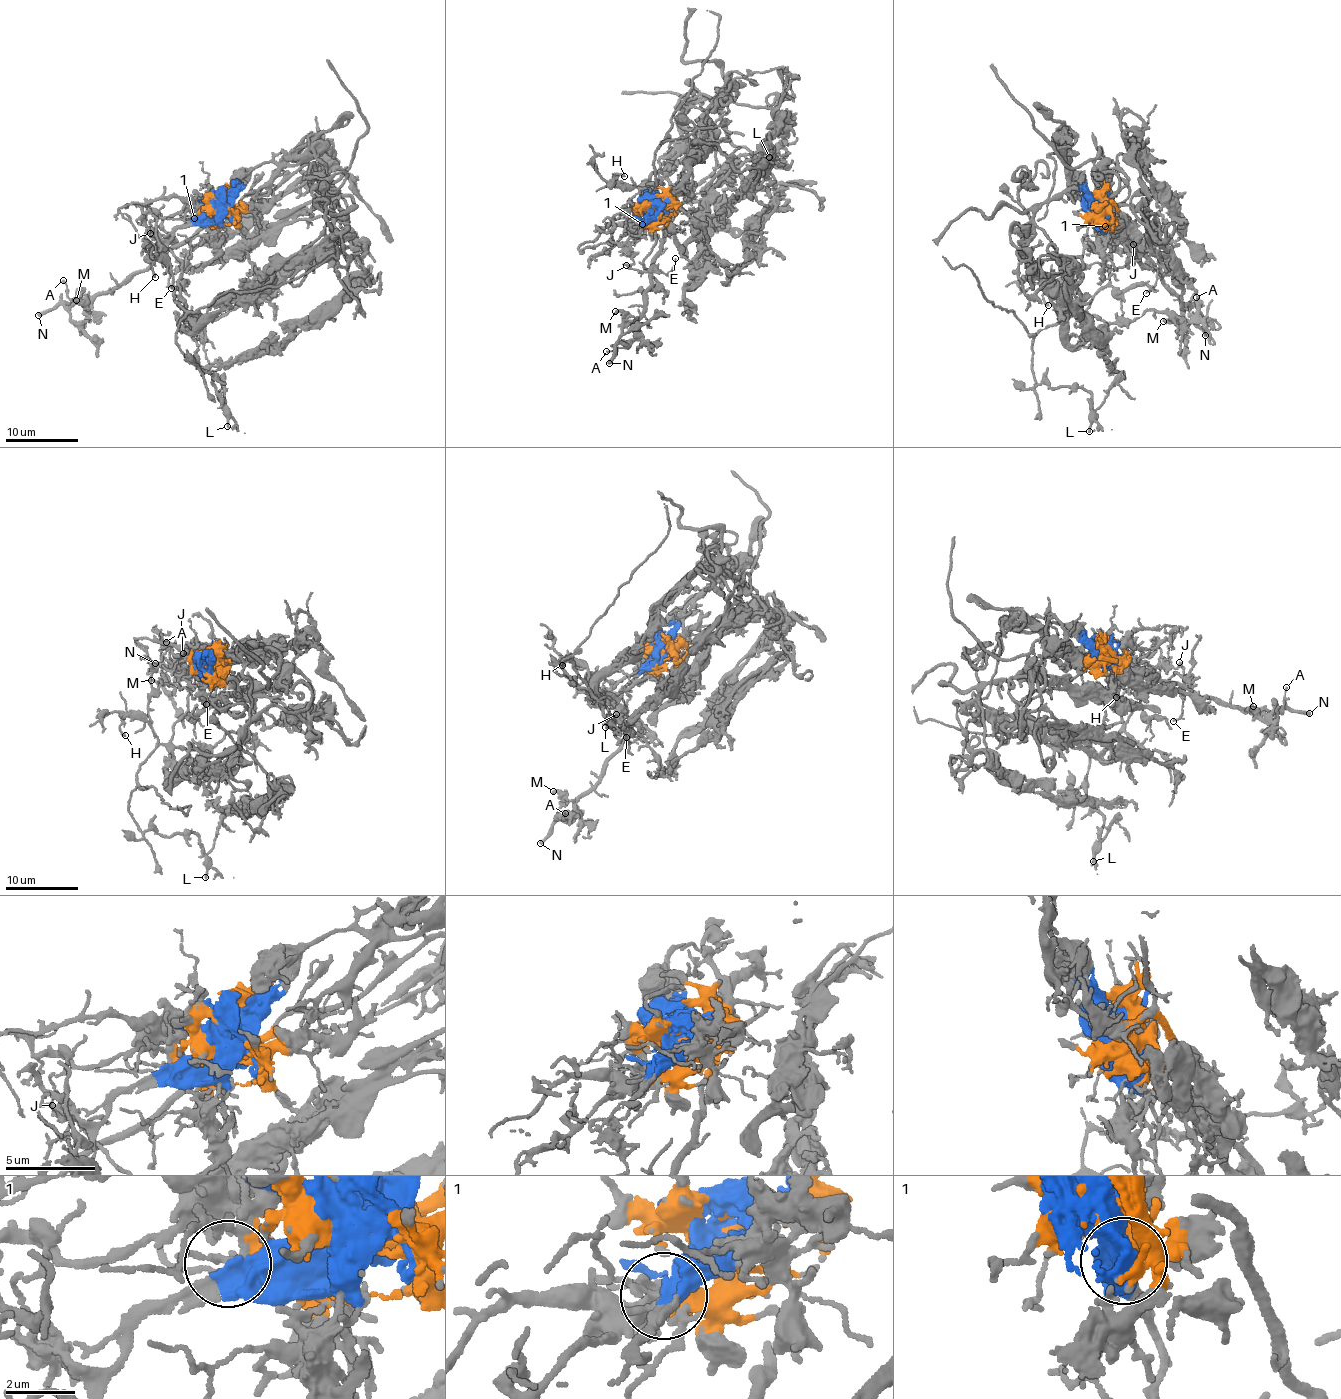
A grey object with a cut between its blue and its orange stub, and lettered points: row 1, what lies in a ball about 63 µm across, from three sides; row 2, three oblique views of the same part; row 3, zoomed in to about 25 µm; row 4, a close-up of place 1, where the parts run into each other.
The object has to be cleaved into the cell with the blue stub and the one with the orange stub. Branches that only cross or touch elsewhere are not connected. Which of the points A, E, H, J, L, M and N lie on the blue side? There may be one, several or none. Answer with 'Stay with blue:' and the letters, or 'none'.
Stay with blue: H, J, L

